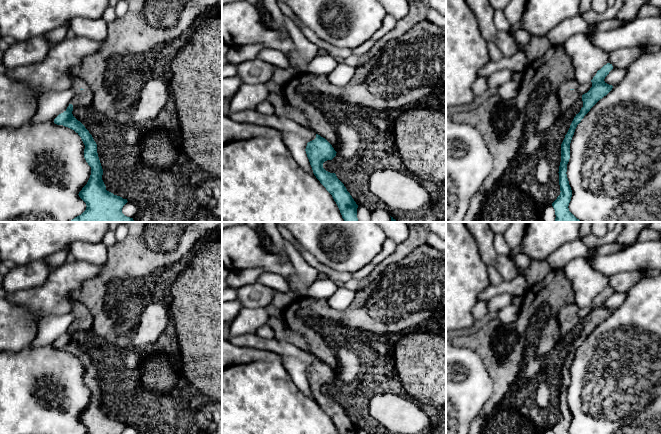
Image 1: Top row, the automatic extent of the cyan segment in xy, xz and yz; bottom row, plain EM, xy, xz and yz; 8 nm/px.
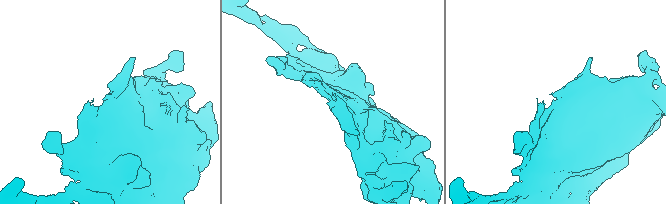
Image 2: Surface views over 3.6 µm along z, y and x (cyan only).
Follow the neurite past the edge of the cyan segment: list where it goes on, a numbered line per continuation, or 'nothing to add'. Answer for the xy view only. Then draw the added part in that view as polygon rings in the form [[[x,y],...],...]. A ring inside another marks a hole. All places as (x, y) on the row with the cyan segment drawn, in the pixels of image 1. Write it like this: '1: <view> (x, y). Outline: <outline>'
1: xy (82, 98). Outline: [[[75,76],[72,79],[71,89],[74,92],[74,96],[70,101],[70,104],[73,105],[73,109],[77,107],[88,107],[92,104],[93,93],[85,81]]]

